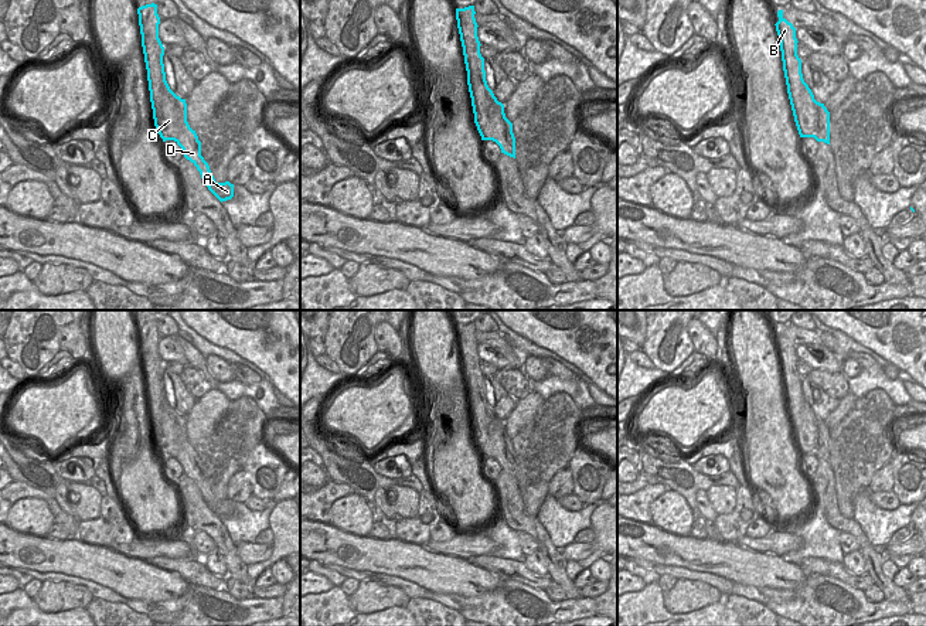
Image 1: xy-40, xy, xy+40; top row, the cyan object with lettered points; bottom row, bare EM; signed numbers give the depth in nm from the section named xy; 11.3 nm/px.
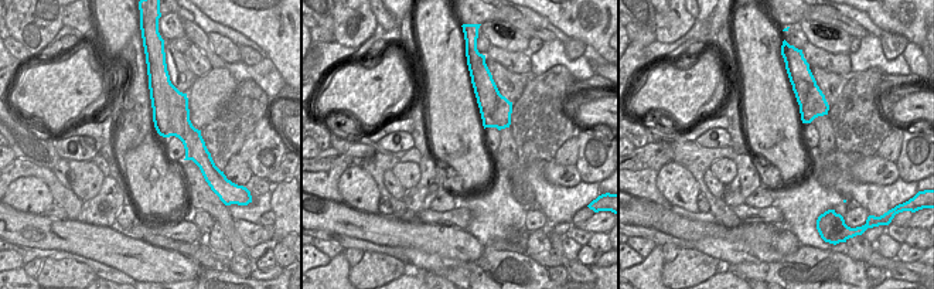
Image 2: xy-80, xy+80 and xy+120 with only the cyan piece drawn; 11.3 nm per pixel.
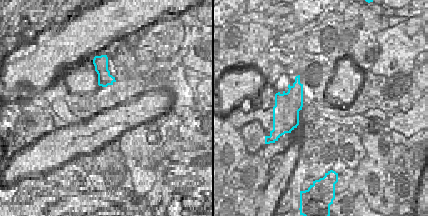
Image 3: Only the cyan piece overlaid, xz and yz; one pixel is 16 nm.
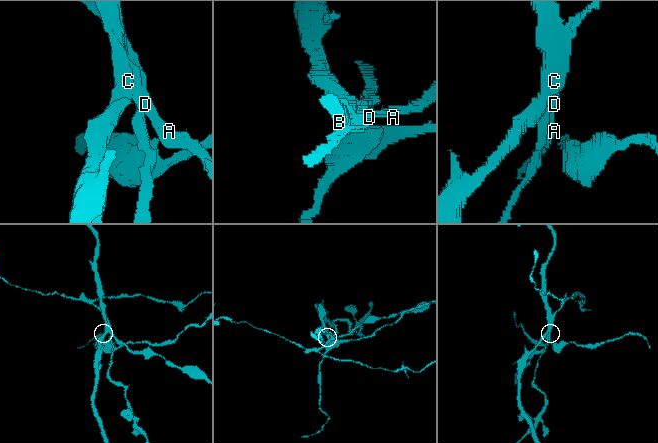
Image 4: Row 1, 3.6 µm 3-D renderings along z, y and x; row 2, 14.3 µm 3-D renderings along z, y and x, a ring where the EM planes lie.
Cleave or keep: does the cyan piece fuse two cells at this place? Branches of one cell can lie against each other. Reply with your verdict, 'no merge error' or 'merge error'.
merge error

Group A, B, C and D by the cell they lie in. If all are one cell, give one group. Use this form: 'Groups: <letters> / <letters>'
Groups: A C D / B.

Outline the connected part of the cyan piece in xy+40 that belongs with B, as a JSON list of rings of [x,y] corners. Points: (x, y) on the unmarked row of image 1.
[[[783,327],[777,329],[779,338],[774,341],[780,358],[783,388],[787,402],[789,416],[794,415],[794,401],[800,399],[801,377],[797,372],[796,346],[783,334]]]

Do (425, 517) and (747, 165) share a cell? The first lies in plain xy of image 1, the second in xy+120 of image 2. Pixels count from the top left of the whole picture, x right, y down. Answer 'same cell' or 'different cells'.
same cell

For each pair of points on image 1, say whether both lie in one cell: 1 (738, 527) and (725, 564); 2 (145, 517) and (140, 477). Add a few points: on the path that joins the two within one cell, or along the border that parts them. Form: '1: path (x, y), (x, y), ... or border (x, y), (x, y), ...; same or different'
1: border (722, 540), (735, 543); different
2: path (145, 507), (145, 502), (139, 496), (140, 487); same

